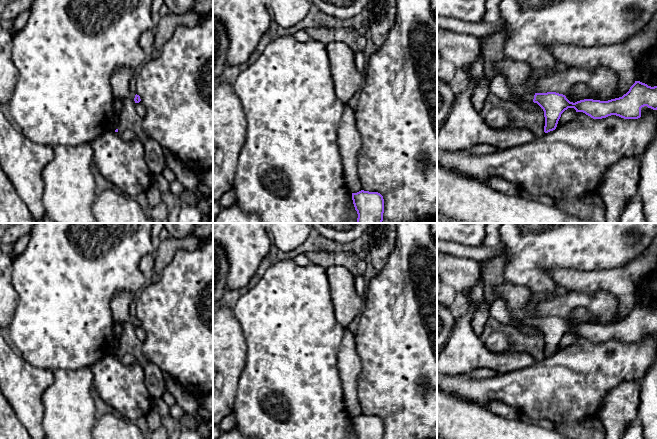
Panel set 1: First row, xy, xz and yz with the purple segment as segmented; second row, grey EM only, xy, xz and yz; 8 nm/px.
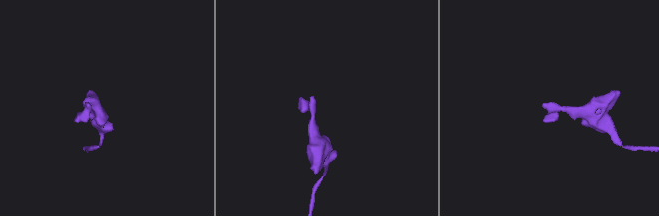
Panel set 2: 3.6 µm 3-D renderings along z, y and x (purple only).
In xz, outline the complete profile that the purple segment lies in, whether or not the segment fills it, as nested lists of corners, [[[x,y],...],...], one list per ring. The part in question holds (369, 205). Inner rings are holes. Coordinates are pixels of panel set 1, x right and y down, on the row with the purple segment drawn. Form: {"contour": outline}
{"contour": [[[361,190],[352,193],[352,200],[357,211],[357,223],[382,223],[384,199],[378,192]]]}

